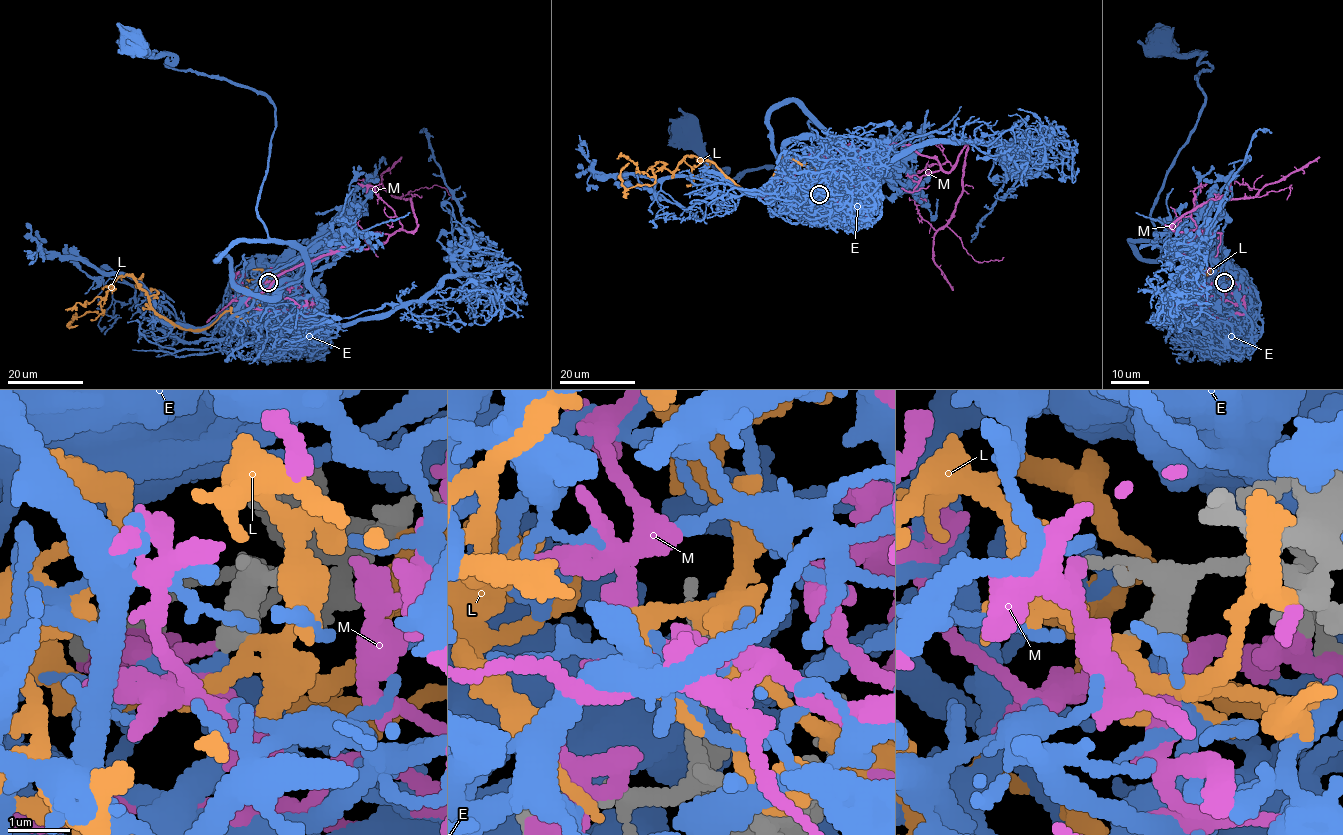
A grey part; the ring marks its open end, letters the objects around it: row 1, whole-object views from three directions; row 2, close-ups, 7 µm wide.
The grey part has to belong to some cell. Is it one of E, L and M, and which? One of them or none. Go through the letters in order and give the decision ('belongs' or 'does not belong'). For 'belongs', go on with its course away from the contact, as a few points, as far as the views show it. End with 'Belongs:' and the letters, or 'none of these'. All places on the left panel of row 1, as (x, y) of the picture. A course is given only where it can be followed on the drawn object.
E: belongs; course (267, 282), (264, 297), (259, 277), (301, 255), (272, 239), (256, 209), (275, 106), (136, 44)
L: does not belong
M: does not belong
Belongs: E

